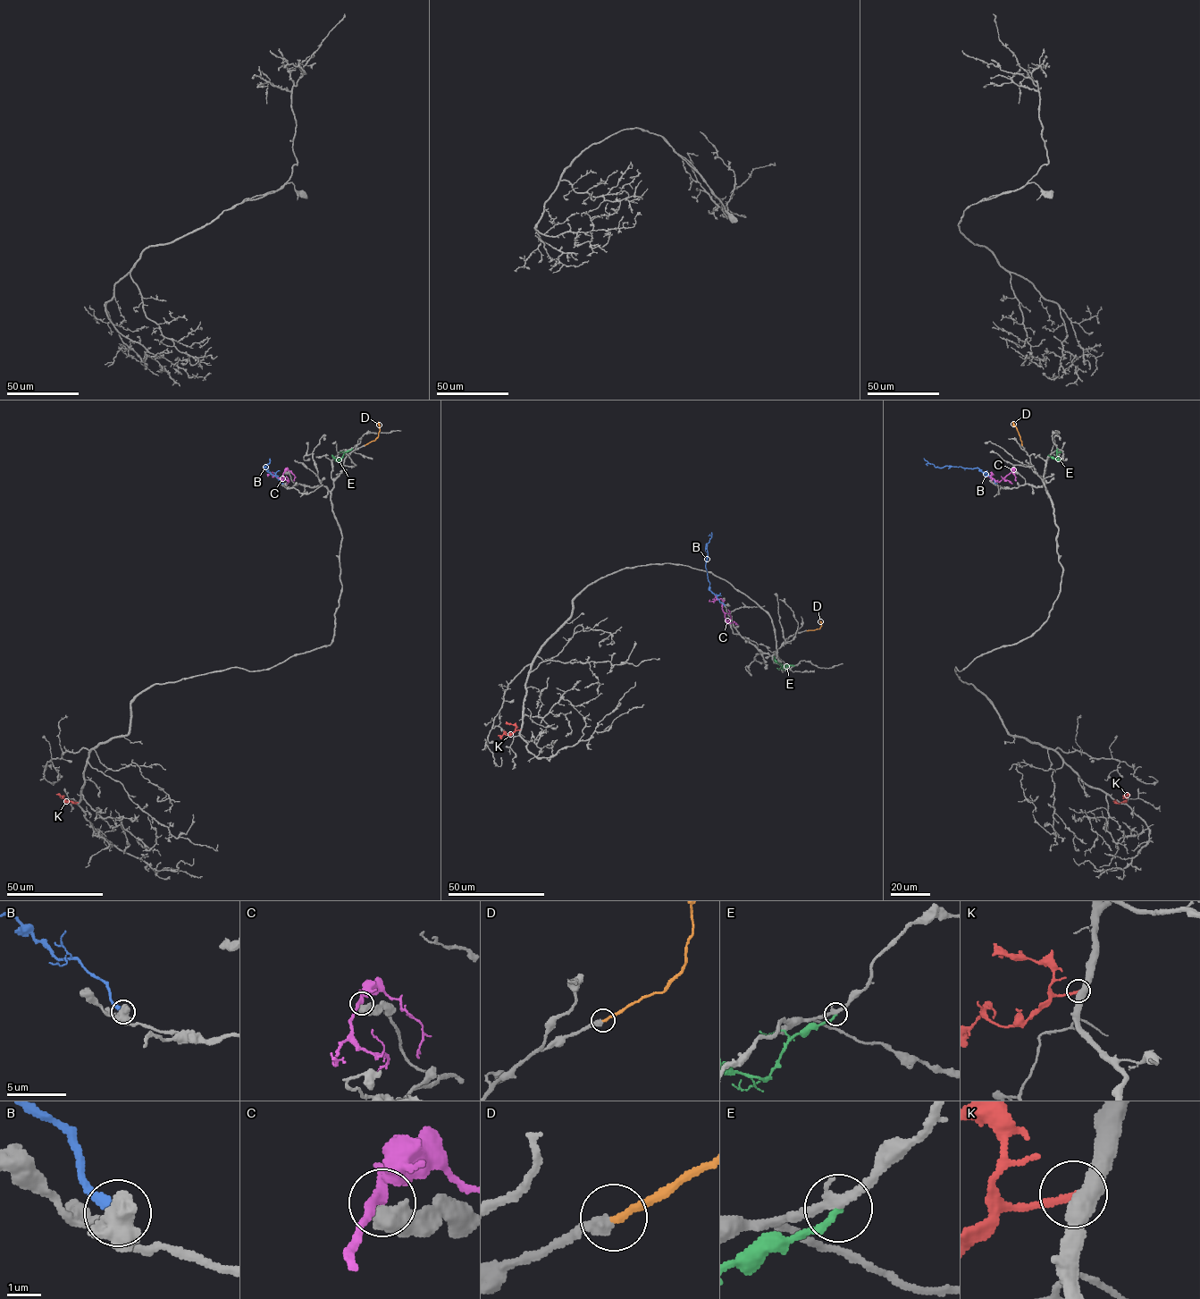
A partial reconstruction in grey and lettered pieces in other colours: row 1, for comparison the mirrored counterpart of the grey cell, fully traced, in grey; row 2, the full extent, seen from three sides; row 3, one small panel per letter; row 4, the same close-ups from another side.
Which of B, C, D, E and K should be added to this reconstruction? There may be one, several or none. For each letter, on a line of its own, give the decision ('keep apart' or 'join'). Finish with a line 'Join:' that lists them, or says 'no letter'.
B: keep apart
C: keep apart
D: join
E: keep apart
K: keep apart
Join: D

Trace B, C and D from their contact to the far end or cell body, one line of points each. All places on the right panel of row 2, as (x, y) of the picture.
B: (996, 484), (978, 468), (939, 468), (923, 458)
C: (1013, 472), (999, 482), (990, 477), (993, 474), (991, 476)
D: (1021, 445), (1012, 422)

